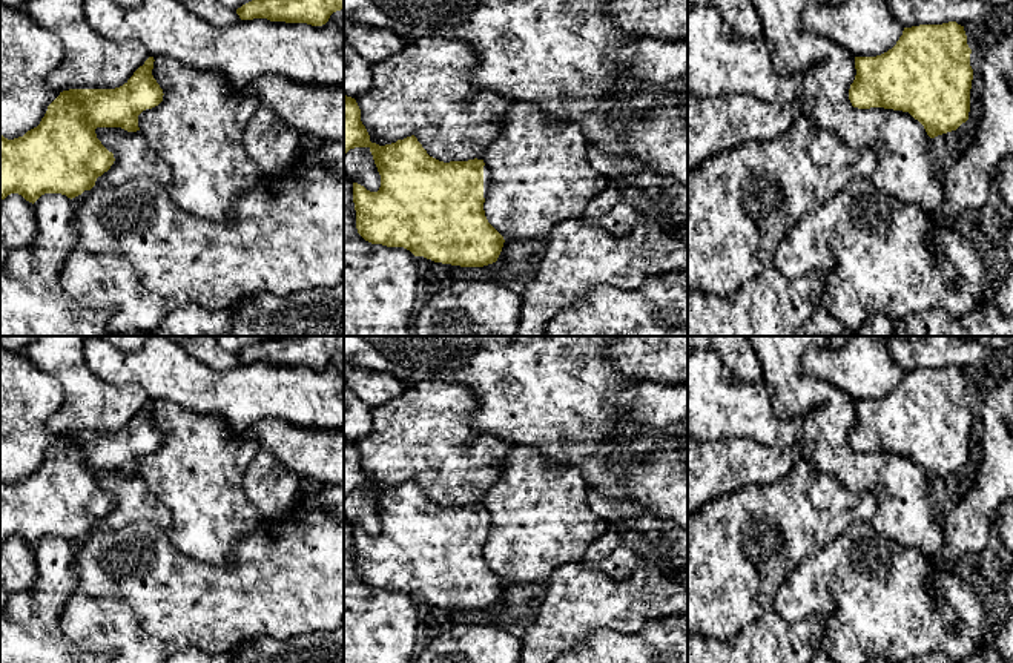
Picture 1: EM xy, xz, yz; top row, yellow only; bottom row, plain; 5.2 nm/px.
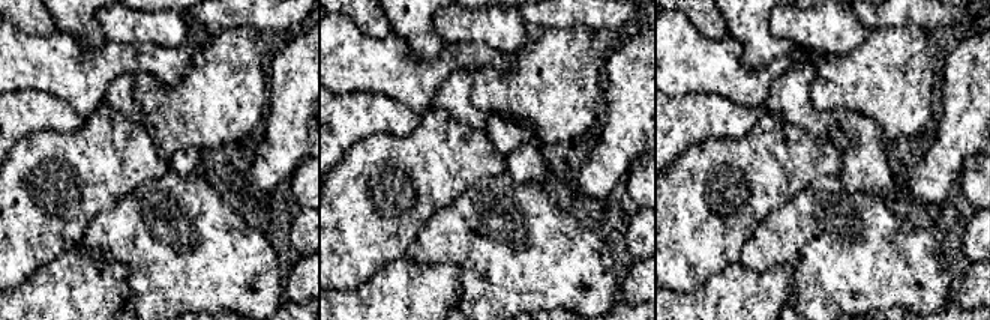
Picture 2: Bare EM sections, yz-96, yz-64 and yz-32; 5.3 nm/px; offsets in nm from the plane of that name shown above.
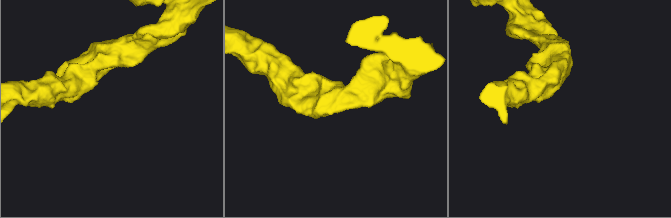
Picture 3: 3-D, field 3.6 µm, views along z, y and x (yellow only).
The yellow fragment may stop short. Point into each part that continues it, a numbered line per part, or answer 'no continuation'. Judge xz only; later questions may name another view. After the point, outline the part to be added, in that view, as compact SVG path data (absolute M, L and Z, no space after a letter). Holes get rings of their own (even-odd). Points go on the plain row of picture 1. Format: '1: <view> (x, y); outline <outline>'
1: xz (487, 519); outline M485 508L483 510L483 542L485 543L487 543L490 526L491 526L491 516L490 516L490 513Z

